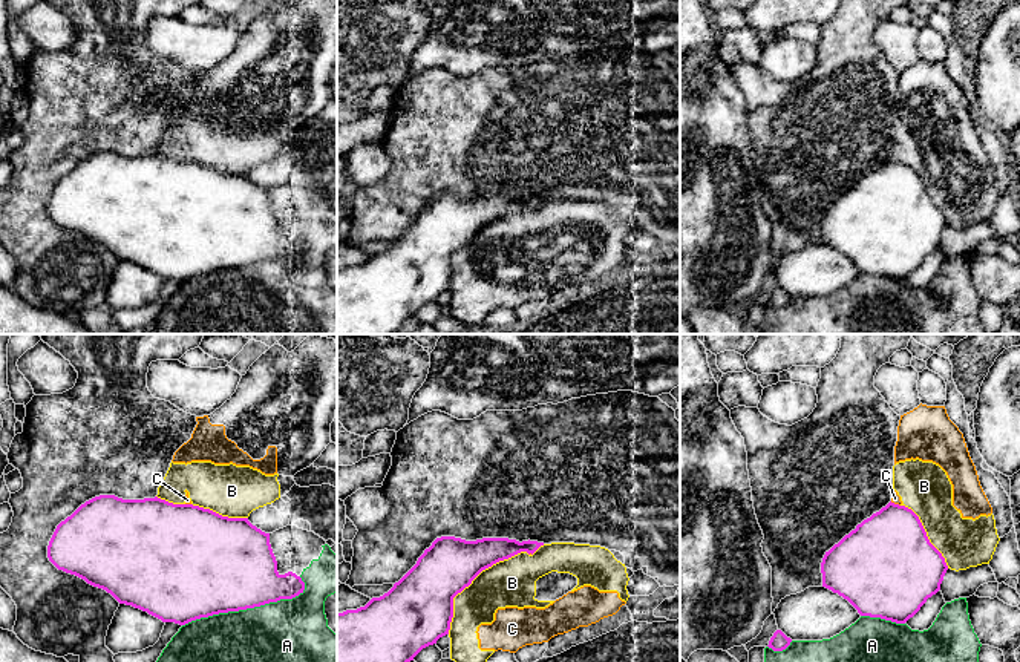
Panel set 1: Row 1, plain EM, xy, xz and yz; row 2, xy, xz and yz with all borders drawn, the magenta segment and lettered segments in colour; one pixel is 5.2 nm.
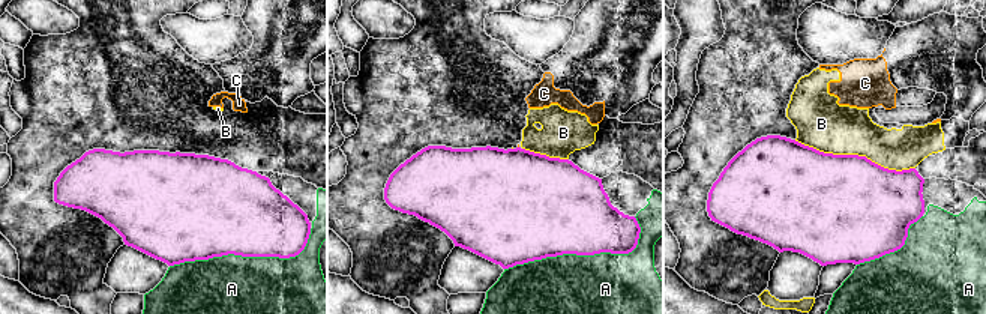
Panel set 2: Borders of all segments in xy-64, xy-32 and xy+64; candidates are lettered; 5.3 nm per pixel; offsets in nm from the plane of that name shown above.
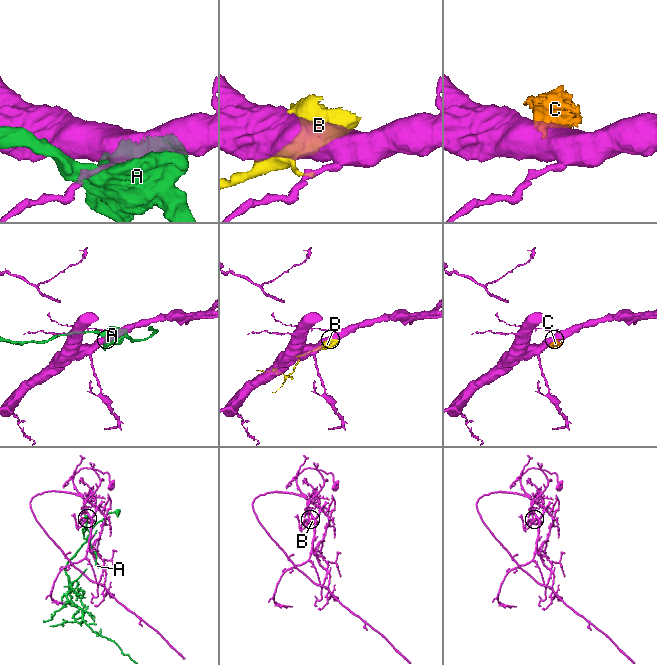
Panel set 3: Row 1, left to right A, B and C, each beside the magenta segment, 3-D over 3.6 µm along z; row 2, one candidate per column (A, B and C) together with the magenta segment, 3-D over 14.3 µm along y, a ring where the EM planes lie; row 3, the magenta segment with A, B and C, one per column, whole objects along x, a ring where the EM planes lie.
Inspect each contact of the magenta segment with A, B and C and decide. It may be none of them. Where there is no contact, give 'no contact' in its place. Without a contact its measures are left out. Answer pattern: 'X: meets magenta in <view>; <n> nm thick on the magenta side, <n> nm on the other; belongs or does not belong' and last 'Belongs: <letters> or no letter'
A: meets magenta in xy; 480 nm thick on the magenta side, 500 nm on the other; does not belong
B: meets magenta in xz; 280 nm thick on the magenta side, 260 nm on the other; does not belong
C: meets magenta in yz; 420 nm thick on the magenta side, 50 nm on the other; does not belong
Belongs: no letter

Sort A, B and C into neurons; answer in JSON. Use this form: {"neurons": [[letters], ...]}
{"neurons": [["A"], ["B", "C"]]}

